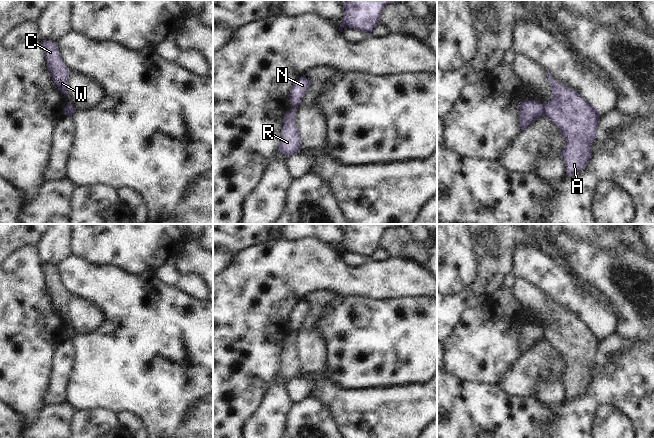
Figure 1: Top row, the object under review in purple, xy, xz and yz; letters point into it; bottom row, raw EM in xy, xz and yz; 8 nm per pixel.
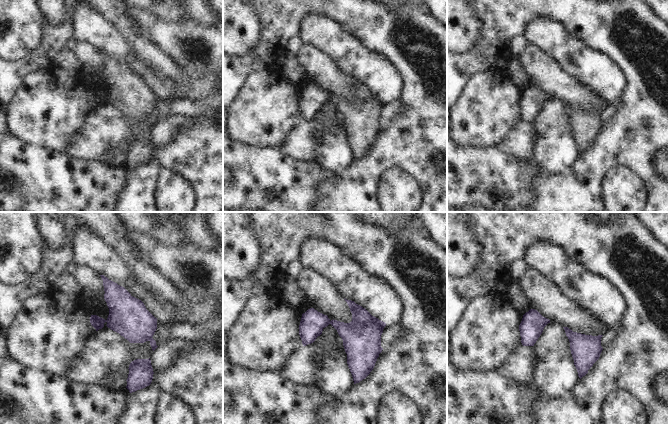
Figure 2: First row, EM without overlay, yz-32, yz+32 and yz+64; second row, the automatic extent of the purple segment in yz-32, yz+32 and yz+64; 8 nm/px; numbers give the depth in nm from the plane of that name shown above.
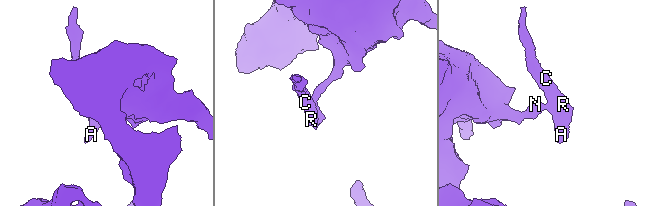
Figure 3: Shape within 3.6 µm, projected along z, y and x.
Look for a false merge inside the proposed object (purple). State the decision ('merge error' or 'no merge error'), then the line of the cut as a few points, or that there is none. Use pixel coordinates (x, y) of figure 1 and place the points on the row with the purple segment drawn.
merge error; cut yz (543, 104), (545, 114)

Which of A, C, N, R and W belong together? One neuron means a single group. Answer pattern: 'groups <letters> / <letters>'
groups A C R W / N

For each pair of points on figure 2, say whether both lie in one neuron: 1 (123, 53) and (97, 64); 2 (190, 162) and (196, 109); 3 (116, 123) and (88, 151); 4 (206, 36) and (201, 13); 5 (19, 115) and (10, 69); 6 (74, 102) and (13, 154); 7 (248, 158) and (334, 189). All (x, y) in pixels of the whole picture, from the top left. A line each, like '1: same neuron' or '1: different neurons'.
1: different neurons
2: different neurons
3: same neuron
4: different neurons
5: different neurons
6: different neurons
7: different neurons

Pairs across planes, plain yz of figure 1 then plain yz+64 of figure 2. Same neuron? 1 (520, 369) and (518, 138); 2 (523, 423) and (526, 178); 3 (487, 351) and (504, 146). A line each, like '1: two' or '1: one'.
1: one
2: one
3: two

